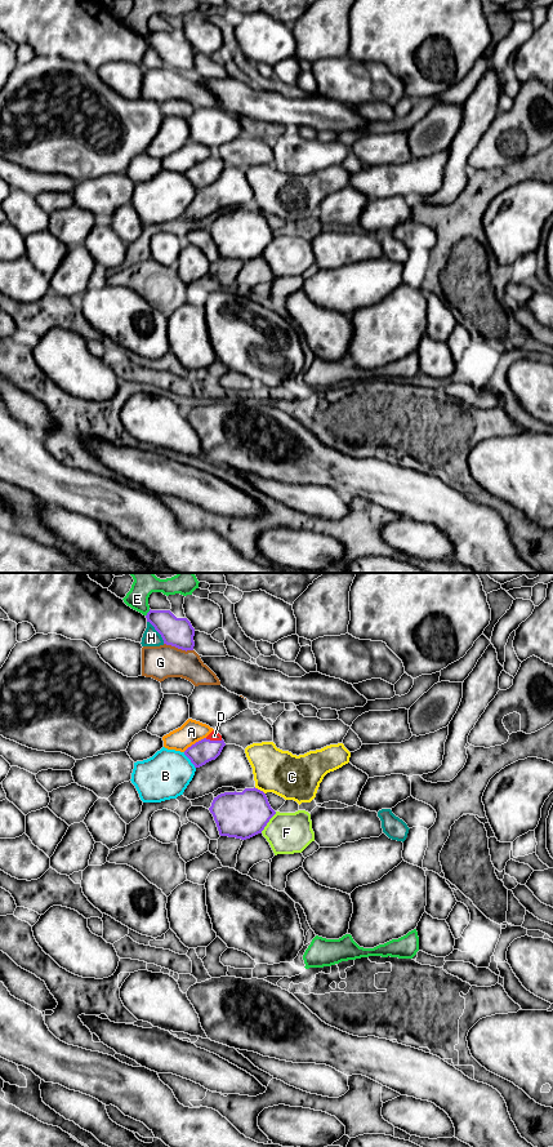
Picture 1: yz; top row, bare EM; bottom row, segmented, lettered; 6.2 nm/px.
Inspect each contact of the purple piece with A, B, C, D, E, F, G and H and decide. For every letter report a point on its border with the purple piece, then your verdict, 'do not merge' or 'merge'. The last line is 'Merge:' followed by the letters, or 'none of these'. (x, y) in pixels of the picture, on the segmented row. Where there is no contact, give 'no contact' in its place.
A: contact yz (195, 743); do not merge
B: contact yz (190, 759); do not merge
C: contact yz (259, 790); do not merge
D: contact yz (214, 741); merge
E: contact yz (147, 613); do not merge
F: contact yz (268, 821); do not merge
G: contact yz (178, 648); do not merge
H: contact yz (157, 631); do not merge
Merge: D

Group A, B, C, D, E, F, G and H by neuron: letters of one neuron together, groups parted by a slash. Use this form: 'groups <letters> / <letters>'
groups A / B / C / D / E / F / G / H

